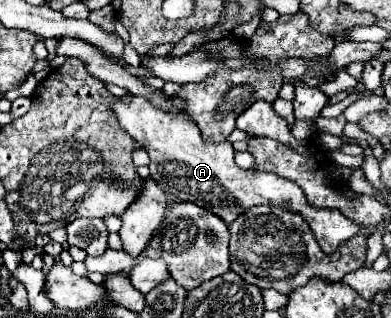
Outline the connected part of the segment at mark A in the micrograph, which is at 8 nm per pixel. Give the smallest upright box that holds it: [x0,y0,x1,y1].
[111,92,359,252]

